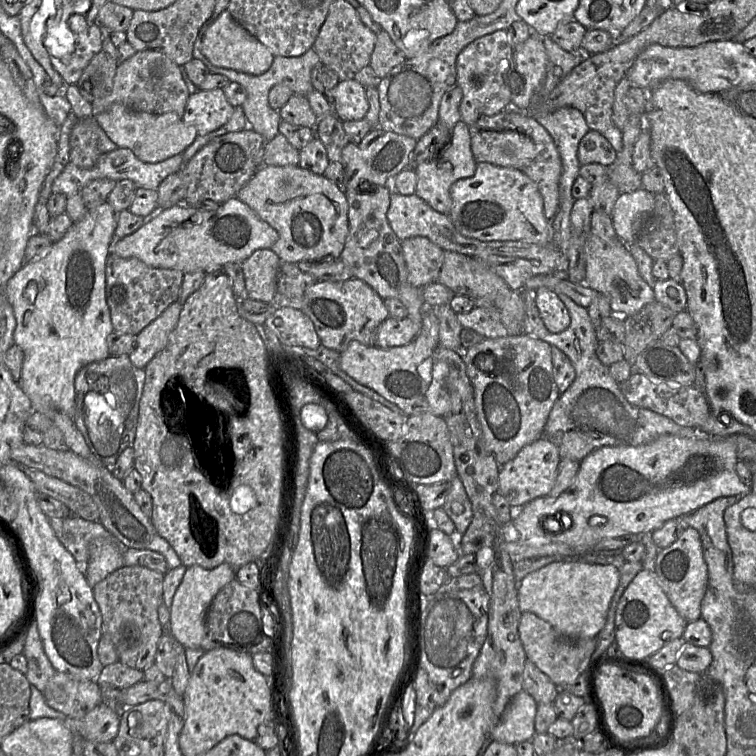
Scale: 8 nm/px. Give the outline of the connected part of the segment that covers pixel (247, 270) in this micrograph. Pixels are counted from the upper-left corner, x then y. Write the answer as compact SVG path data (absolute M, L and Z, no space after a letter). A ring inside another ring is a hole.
M270 248L254 251L241 262L248 298L270 303L276 292L281 259Z

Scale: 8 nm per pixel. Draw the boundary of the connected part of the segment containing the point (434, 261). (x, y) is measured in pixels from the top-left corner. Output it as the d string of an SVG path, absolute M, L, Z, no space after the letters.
M423 236L402 240L401 246L408 271L408 282L421 289L437 282L444 261L444 250Z

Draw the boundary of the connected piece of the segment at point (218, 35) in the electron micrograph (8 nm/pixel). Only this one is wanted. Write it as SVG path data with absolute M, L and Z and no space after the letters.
M228 9L205 32L201 52L214 66L251 75L265 73L275 57L265 45L234 20Z

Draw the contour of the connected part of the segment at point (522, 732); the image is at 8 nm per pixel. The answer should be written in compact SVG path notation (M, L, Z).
M525 690L518 692L509 702L490 737L494 741L515 745L531 740L535 735L534 721L537 703Z

